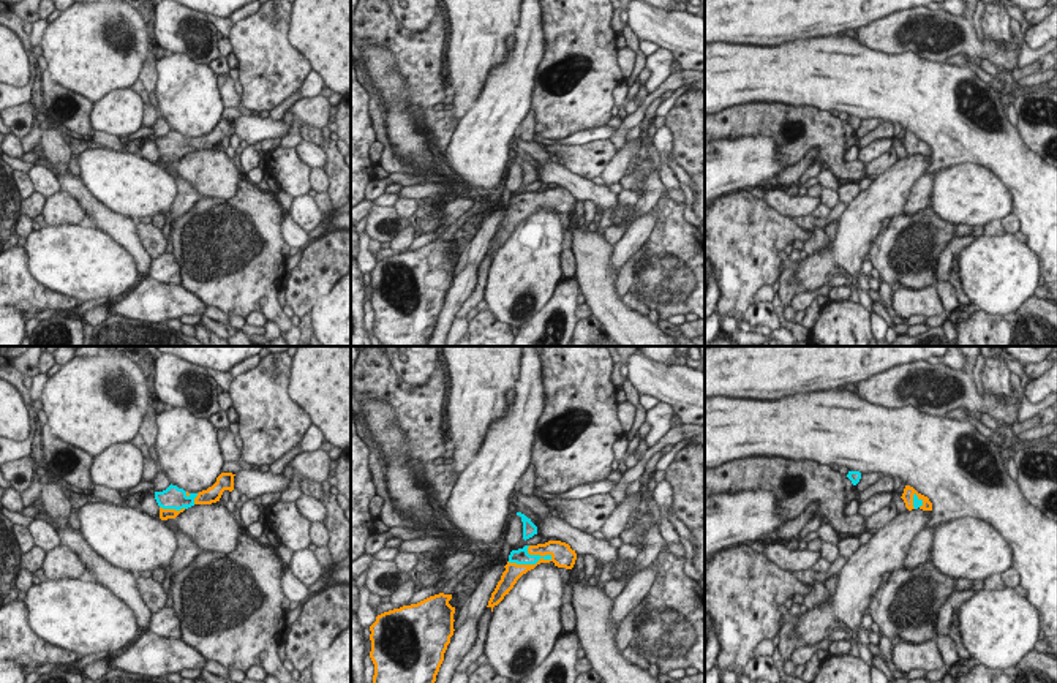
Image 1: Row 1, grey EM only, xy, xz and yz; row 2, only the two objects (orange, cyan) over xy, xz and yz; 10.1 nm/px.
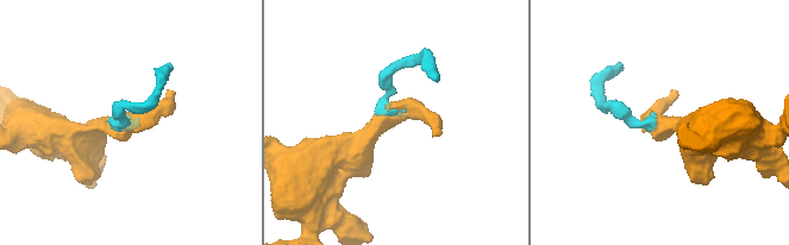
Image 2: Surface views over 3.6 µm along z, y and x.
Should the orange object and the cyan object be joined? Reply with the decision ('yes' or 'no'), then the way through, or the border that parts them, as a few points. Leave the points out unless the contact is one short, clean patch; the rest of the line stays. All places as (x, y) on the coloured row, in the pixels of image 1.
yes

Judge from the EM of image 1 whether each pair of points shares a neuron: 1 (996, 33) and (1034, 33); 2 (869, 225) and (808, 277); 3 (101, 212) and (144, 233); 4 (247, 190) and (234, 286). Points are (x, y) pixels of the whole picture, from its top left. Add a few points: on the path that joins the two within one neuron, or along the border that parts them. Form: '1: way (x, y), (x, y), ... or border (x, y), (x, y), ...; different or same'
1: border (1011, 35), (1002, 48), (988, 38); different
2: way (853, 241), (838, 256), (823, 264); same
3: border (136, 222), (139, 244), (152, 260); different
4: way (247, 214), (247, 230), (234, 244), (234, 263); same

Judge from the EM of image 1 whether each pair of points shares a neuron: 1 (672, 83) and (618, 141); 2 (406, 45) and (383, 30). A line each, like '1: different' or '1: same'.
1: same
2: same

